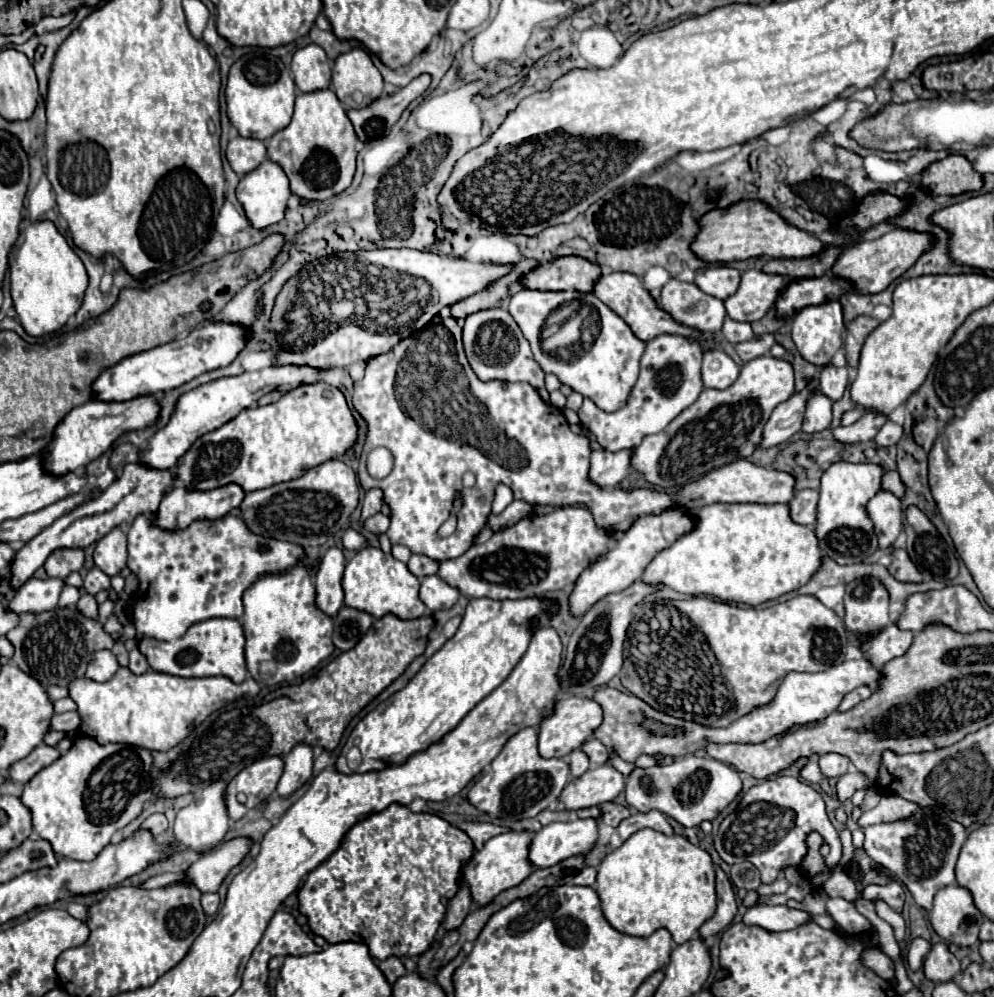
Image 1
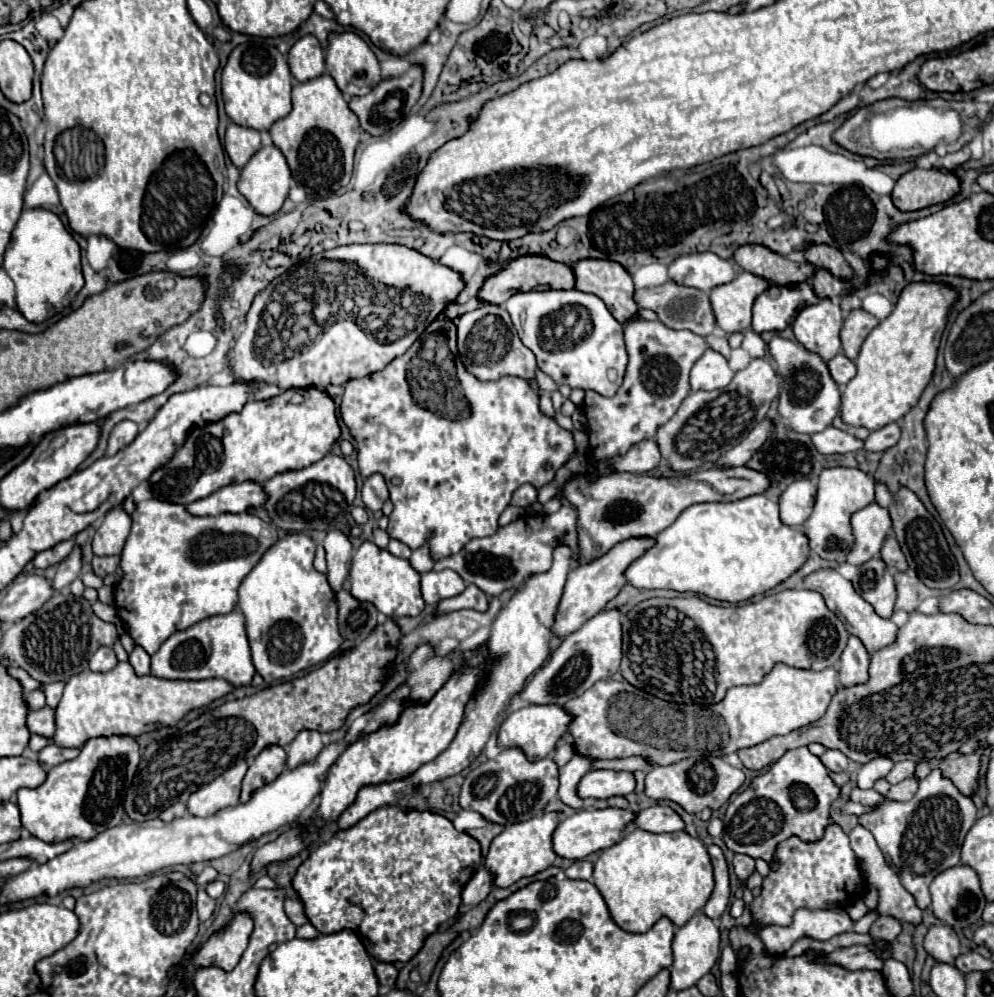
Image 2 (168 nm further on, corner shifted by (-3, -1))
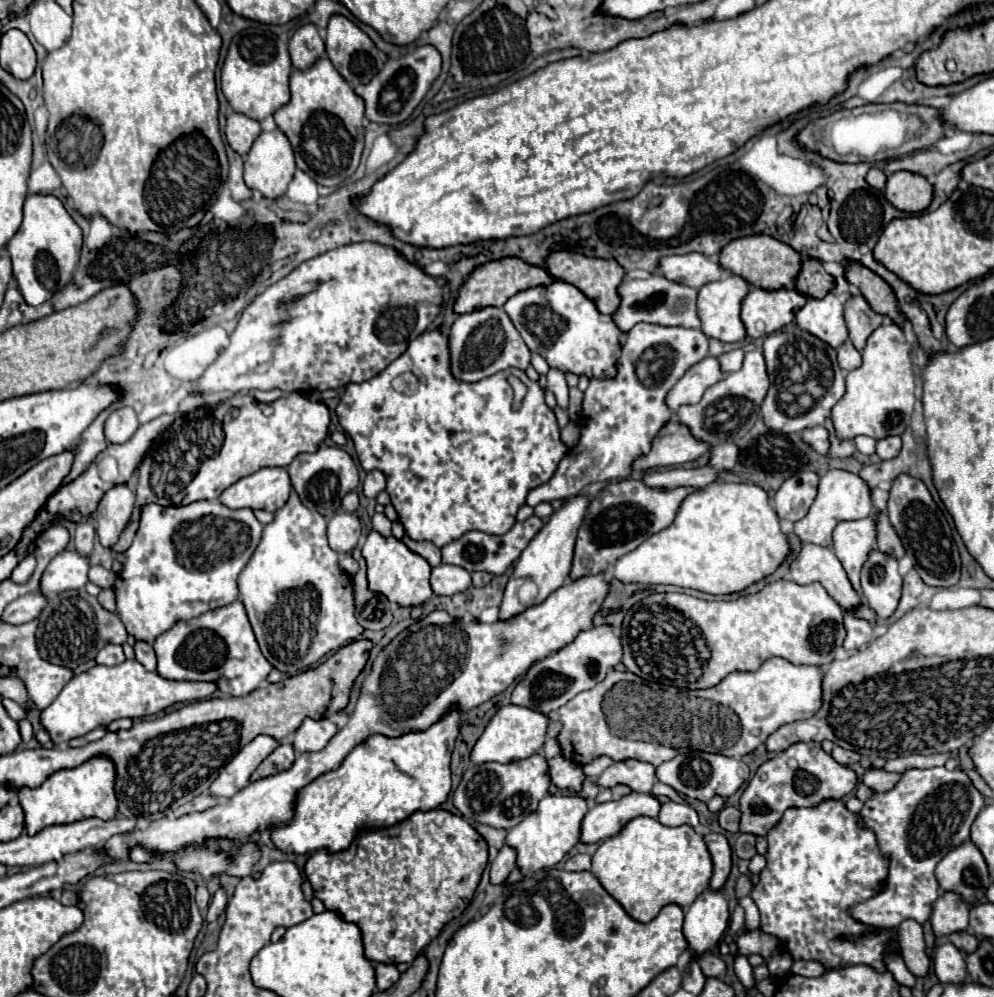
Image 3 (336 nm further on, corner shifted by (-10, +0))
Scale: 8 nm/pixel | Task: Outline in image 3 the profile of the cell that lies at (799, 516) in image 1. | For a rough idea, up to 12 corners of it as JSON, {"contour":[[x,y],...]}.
{"contour":[[791,475],[773,497],[777,517],[807,515],[819,477]]}

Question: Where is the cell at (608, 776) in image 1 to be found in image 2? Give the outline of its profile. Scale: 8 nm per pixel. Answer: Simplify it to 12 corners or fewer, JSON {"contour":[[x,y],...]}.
{"contour":[[590,770],[578,796],[608,800],[634,792],[632,772]]}

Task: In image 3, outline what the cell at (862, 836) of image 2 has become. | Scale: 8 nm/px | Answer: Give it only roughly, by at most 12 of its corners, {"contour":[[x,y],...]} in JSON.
{"contour":[[911,919],[897,927],[907,969],[915,977],[929,975],[921,925]]}

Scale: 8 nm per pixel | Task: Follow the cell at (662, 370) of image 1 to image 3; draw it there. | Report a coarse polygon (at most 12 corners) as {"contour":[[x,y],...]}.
{"contour":[[637,323],[593,377],[577,445],[527,505],[627,479],[707,357],[699,329]]}

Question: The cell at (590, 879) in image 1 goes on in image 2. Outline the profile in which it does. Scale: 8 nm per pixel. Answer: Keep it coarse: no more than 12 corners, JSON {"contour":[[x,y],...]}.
{"contour":[[578,860],[564,872],[574,880],[592,880],[594,866]]}

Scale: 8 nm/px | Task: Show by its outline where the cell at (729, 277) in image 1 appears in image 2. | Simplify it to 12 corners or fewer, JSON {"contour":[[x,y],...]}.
{"contour":[[714,252],[670,264],[676,284],[710,292],[736,278],[734,262]]}

